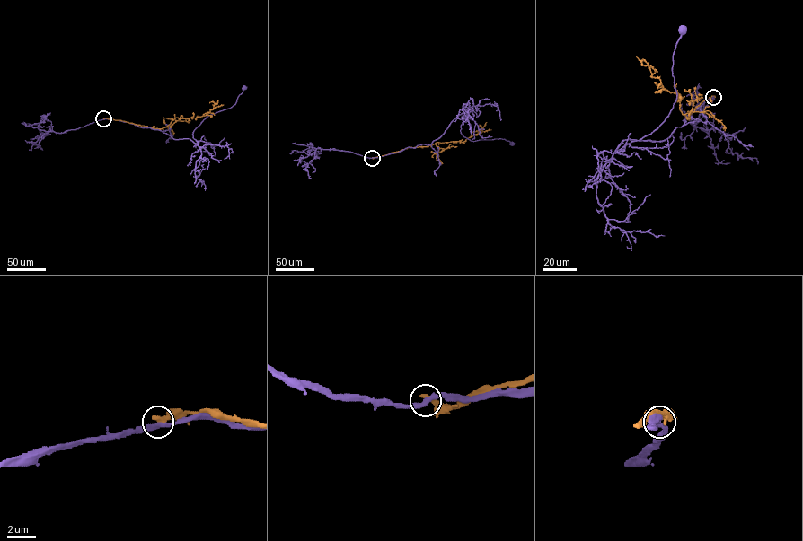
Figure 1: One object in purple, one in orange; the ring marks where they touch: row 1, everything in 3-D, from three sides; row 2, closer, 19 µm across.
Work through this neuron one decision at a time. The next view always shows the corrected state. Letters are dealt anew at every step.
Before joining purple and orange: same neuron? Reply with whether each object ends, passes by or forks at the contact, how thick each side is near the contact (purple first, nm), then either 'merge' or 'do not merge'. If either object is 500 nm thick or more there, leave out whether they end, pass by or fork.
purple passes by | orange ends | 320/360 nm | do not merge

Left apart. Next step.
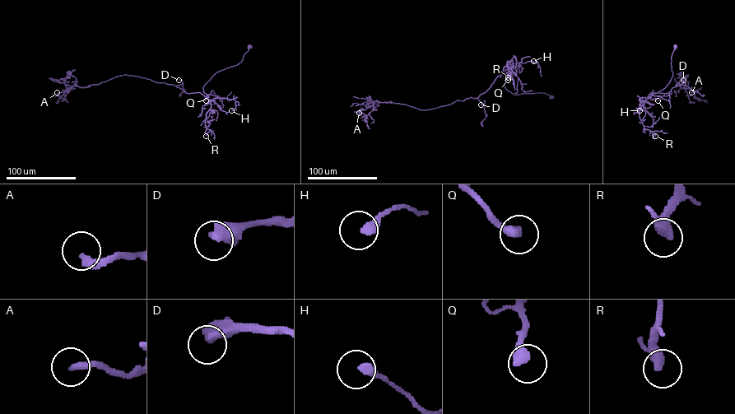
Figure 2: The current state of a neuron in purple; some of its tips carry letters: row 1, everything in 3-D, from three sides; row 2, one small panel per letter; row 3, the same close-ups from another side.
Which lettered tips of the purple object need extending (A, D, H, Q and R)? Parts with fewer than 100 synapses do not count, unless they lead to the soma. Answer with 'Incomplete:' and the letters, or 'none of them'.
Incomplete: D

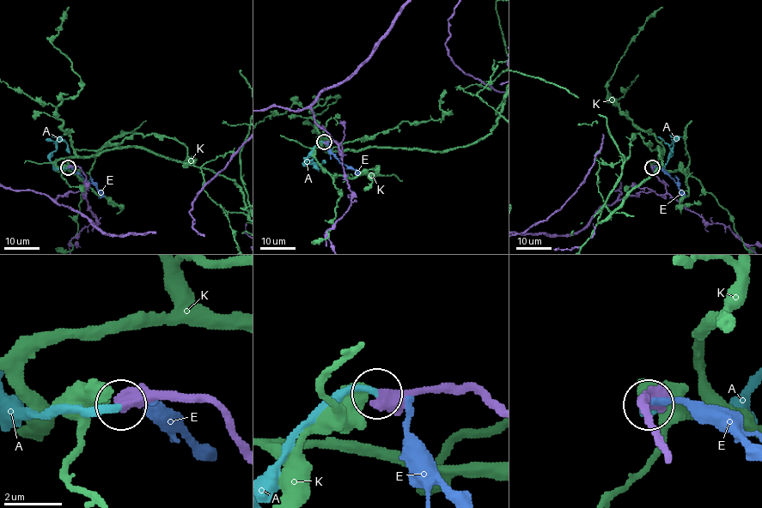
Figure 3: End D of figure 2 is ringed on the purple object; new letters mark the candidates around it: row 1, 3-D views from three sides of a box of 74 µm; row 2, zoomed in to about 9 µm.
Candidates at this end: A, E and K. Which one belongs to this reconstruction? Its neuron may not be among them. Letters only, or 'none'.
A

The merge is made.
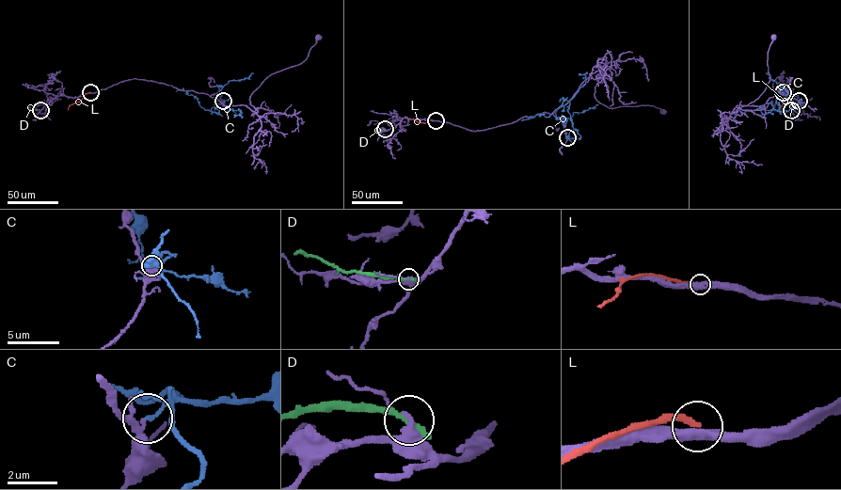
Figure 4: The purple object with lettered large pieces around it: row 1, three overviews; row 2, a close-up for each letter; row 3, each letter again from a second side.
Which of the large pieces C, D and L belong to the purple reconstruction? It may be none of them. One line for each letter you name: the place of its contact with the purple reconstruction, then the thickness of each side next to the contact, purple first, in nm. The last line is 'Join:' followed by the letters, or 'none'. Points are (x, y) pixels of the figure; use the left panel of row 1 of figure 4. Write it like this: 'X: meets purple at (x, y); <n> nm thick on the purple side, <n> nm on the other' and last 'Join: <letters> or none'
Join: none

